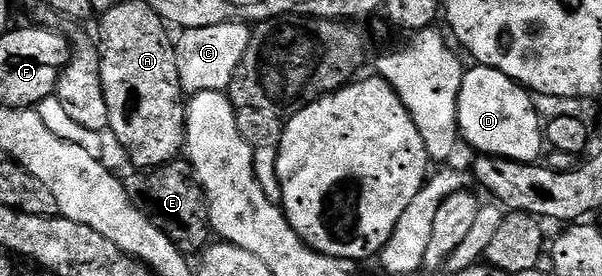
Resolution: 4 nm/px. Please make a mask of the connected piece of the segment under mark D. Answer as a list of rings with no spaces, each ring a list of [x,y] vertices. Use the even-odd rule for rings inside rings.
[[[477,64],[469,67],[464,73],[458,100],[458,118],[463,141],[466,144],[468,142],[479,155],[501,155],[505,160],[518,161],[520,164],[537,163],[543,157],[546,142],[542,120],[540,124],[533,101],[535,99],[527,89],[507,78],[500,70]]]

